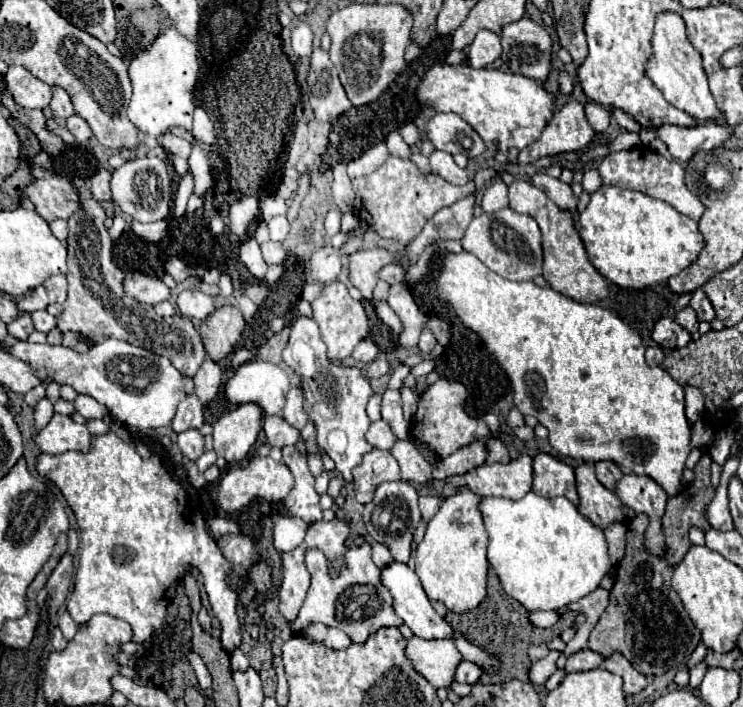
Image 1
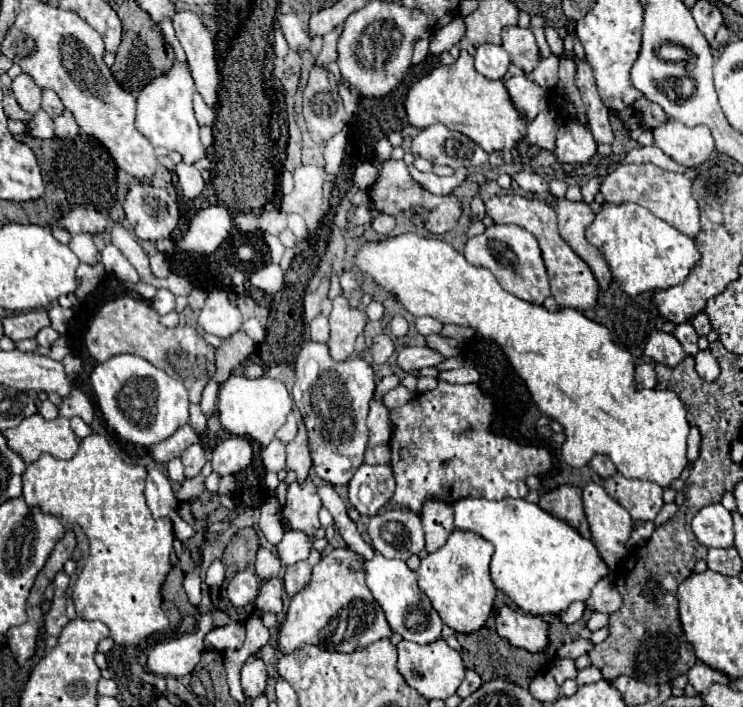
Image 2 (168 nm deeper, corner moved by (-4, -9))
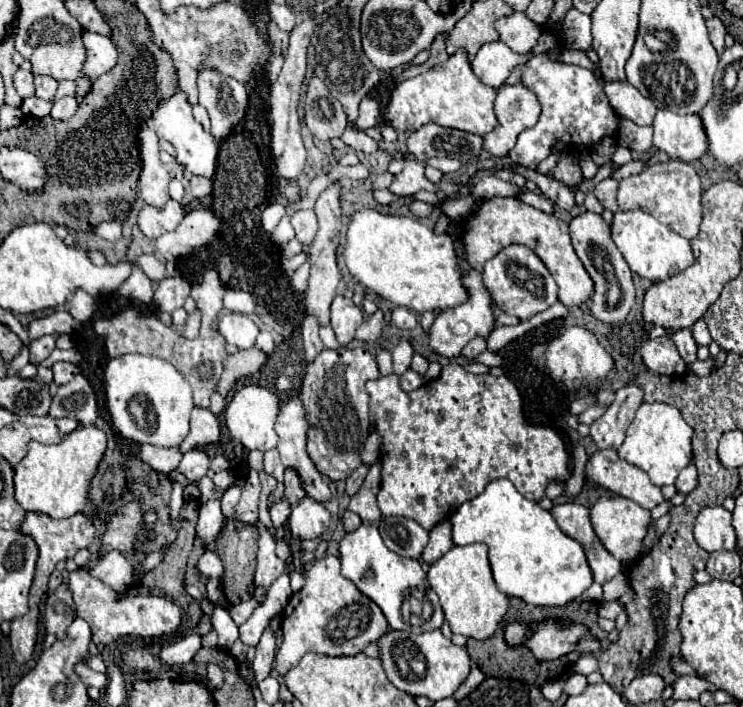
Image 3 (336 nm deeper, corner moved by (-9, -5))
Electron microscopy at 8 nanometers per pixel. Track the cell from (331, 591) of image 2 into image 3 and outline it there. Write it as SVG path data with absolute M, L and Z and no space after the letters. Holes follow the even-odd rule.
M329 555L315 561L307 571L305 587L289 599L281 613L281 629L283 643L275 657L275 669L279 675L285 675L309 651L327 657L353 657L369 643L377 641L381 633L387 633L389 625L381 609L373 605L373 601L369 601L369 597L365 597L351 581L341 577L341 561Z

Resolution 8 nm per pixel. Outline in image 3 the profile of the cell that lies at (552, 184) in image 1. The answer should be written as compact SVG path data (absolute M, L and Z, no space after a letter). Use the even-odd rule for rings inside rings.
M585 211L583 215L575 217L569 223L571 241L577 257L581 259L585 271L595 283L593 295L591 295L591 315L599 319L605 325L619 325L627 319L627 313L631 311L635 303L635 285L633 285L633 273L629 265L625 263L623 255L619 253L617 245L611 239L611 229L603 221L601 215Z

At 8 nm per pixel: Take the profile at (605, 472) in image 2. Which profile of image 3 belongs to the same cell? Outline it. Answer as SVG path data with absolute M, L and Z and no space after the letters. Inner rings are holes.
M625 385L617 389L617 397L613 405L605 411L603 417L599 417L591 425L591 437L599 449L621 447L625 439L625 431L633 421L639 405L641 405L641 389L637 389L637 385Z

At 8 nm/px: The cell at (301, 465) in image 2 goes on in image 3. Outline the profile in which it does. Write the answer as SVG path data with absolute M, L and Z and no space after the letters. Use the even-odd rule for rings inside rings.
M287 469L285 471L285 479L283 479L283 485L285 485L285 499L291 507L299 505L299 501L305 497L305 491L301 489L301 483L299 483L299 477L297 473L293 473L293 469Z

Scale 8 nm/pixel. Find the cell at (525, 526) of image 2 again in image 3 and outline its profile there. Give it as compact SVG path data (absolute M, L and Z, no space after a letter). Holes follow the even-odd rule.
M509 479L491 481L479 497L463 503L449 521L455 545L487 545L497 589L509 597L519 597L529 605L555 607L573 601L593 583L581 545L561 533L553 515L525 499Z

